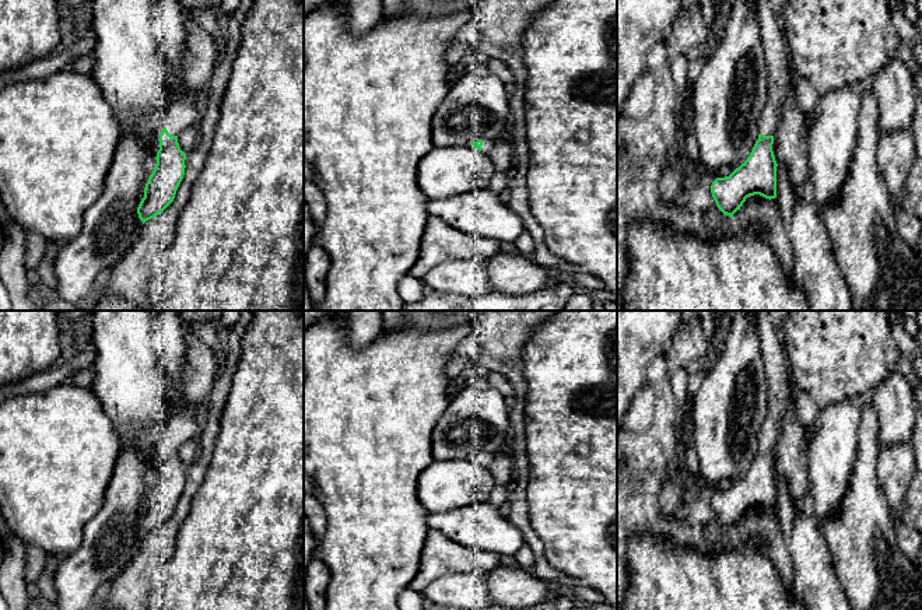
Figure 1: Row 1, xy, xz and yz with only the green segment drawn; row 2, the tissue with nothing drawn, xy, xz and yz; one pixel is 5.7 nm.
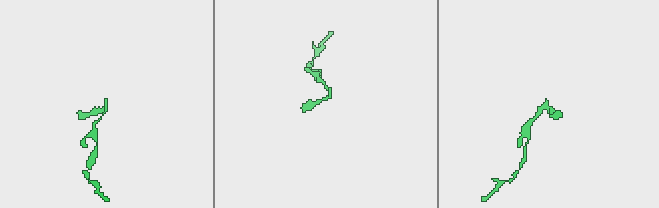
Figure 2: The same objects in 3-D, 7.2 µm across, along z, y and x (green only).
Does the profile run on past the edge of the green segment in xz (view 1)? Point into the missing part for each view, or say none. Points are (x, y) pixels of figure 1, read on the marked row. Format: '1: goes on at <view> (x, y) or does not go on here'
1: goes on at xz (487, 146)

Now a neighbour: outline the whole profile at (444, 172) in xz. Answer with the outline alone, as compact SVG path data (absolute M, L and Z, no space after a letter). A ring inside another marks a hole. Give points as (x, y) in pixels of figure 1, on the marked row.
M469 146L434 147L418 162L418 187L428 200L488 187L495 166L488 154Z

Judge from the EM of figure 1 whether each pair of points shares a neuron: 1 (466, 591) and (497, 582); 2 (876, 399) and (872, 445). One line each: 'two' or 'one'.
1: two
2: two

